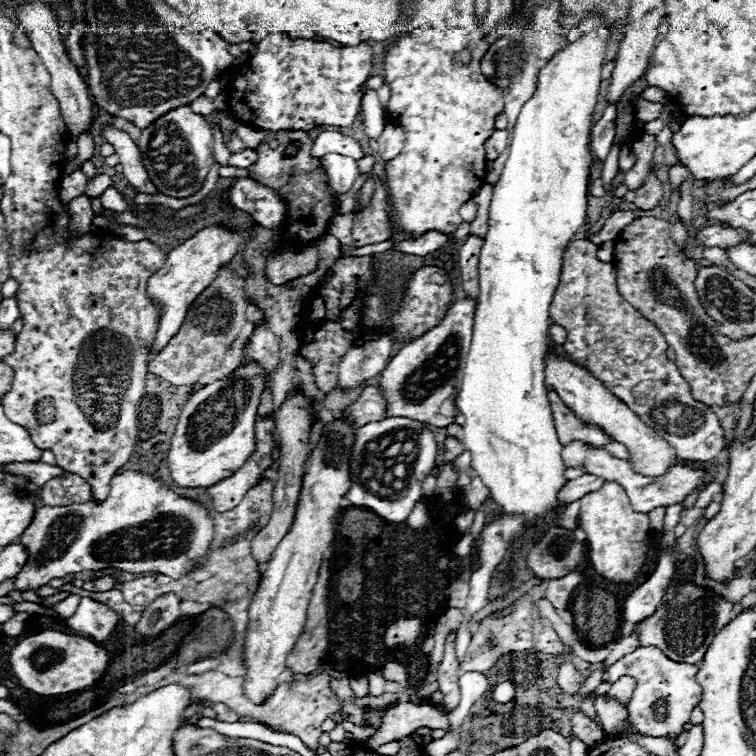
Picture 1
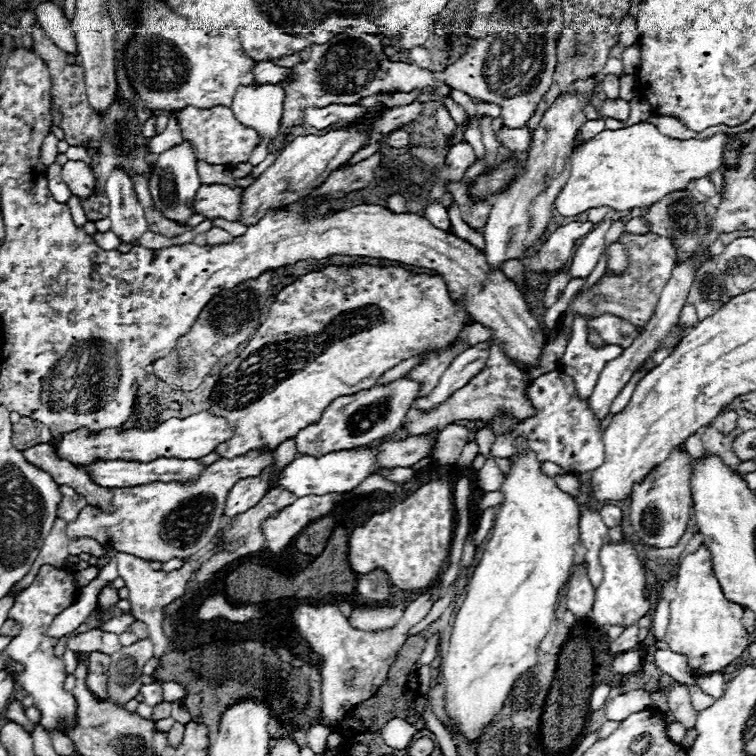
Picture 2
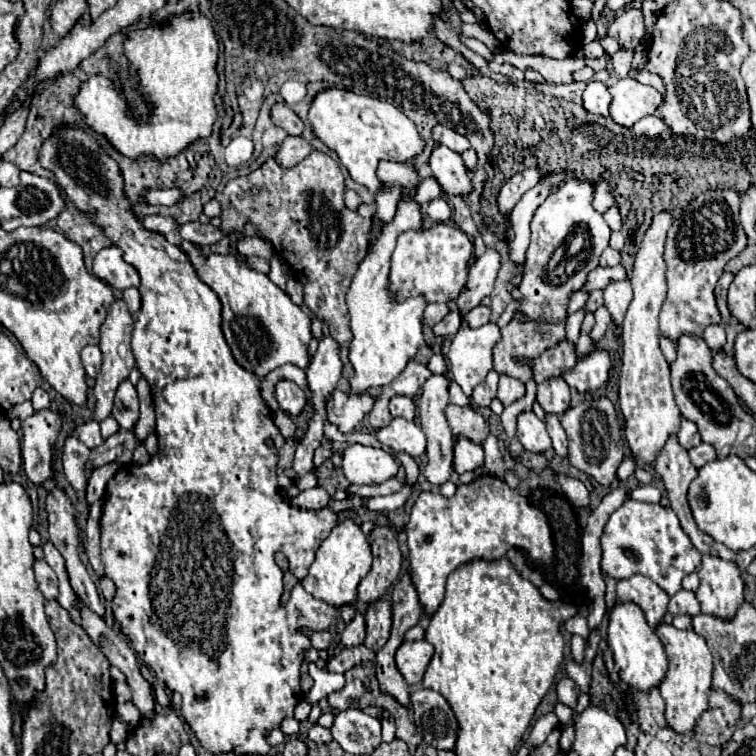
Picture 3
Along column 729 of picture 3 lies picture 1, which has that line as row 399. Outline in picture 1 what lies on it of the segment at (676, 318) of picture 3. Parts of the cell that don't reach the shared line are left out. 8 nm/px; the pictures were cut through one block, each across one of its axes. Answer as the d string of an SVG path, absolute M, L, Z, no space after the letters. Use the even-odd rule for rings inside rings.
M258 362L238 366L226 378L206 384L182 408L182 414L168 450L170 478L176 486L212 486L232 476L256 452L254 422L262 392L266 390L266 374Z

